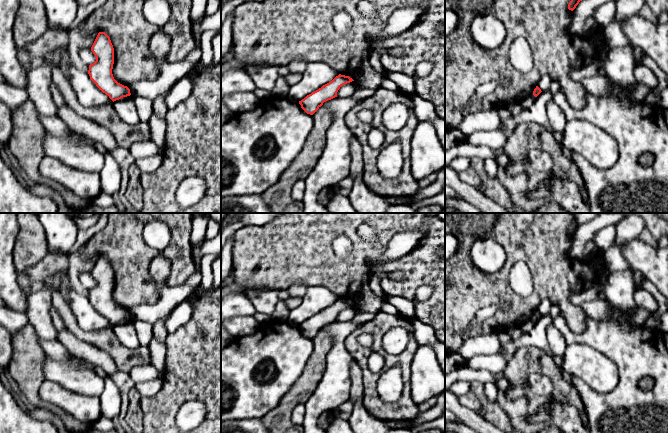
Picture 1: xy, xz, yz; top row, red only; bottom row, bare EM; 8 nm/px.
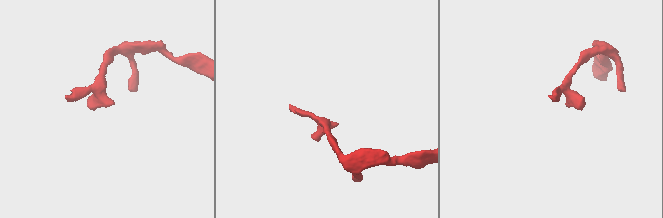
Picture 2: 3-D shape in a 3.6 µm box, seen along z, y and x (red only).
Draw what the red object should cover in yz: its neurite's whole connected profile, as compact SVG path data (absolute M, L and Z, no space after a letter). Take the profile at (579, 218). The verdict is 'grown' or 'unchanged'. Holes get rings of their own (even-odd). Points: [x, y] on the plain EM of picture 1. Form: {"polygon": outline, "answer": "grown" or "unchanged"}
{"polygon": "M574 213L574 219L568 228L568 233L573 235L580 225L590 222L600 213Z", "answer": "unchanged"}

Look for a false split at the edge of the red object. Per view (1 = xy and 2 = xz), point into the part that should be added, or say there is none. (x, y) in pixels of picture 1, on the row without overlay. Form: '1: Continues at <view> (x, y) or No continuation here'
1: No continuation here
2: No continuation here

